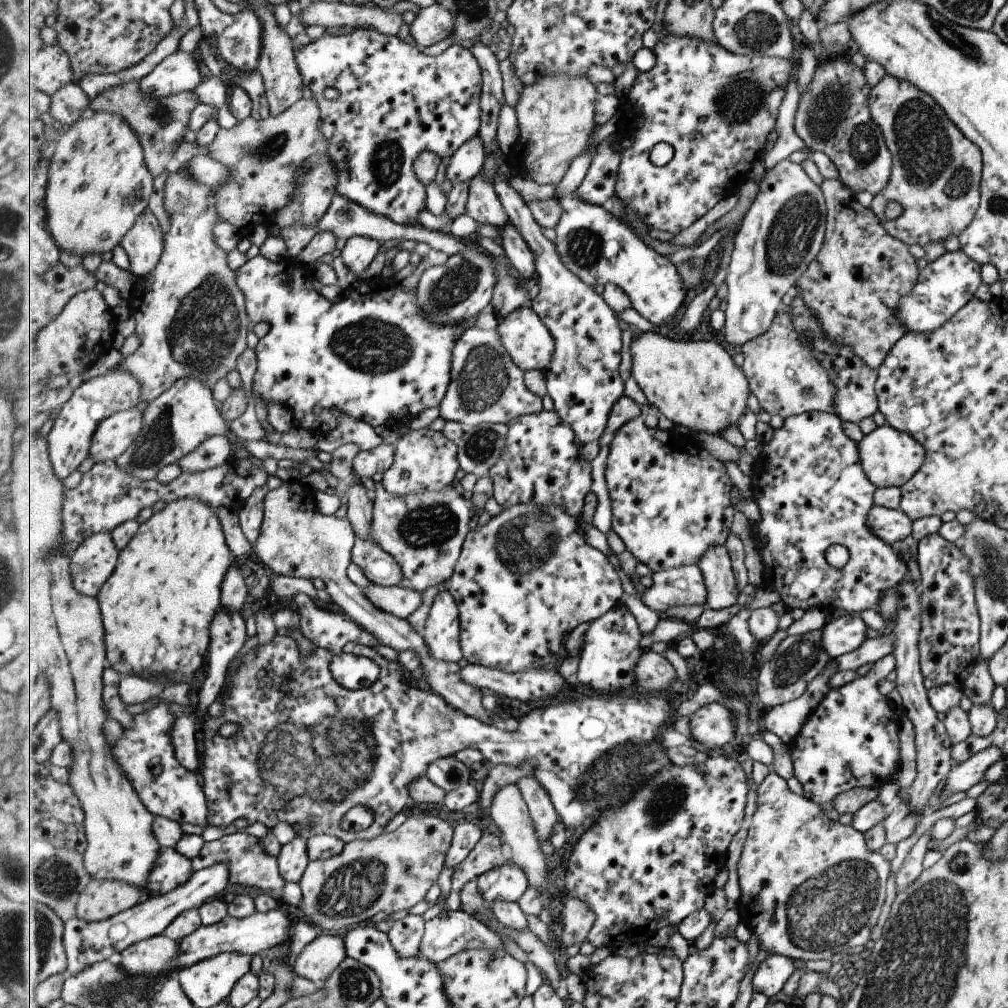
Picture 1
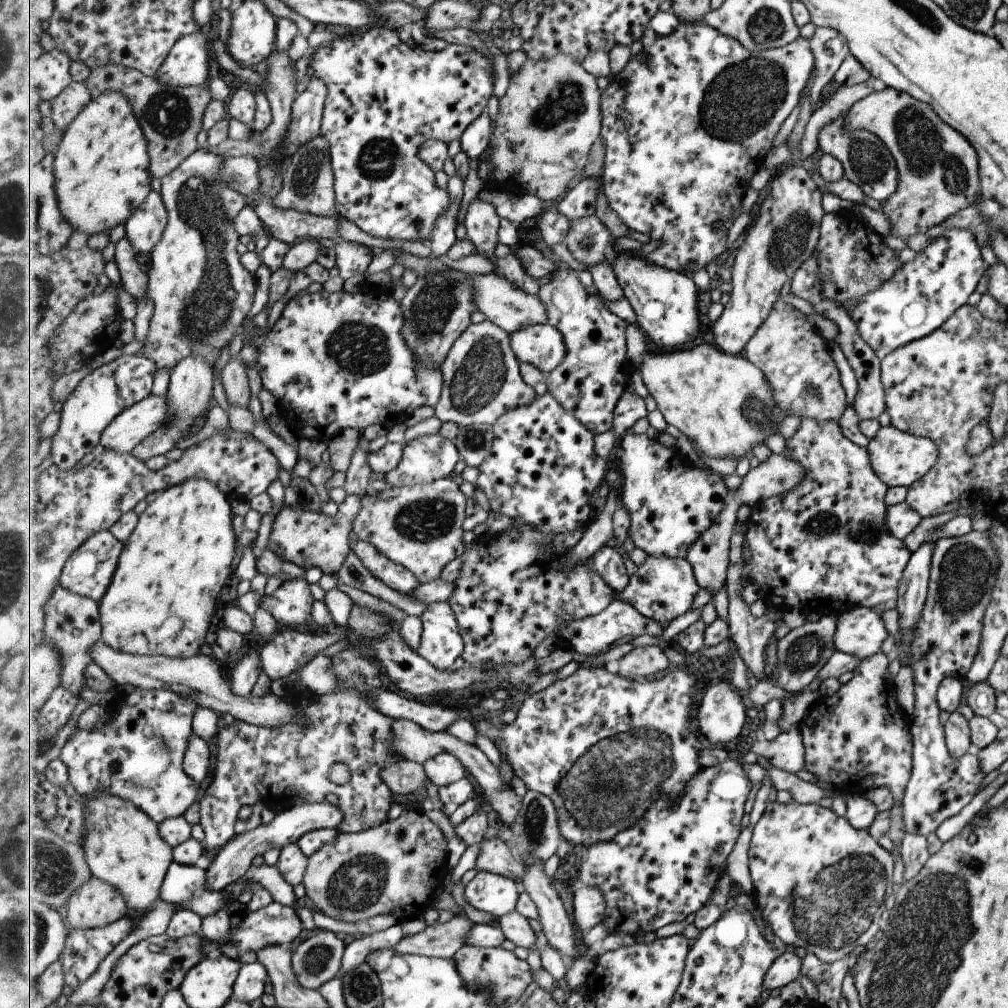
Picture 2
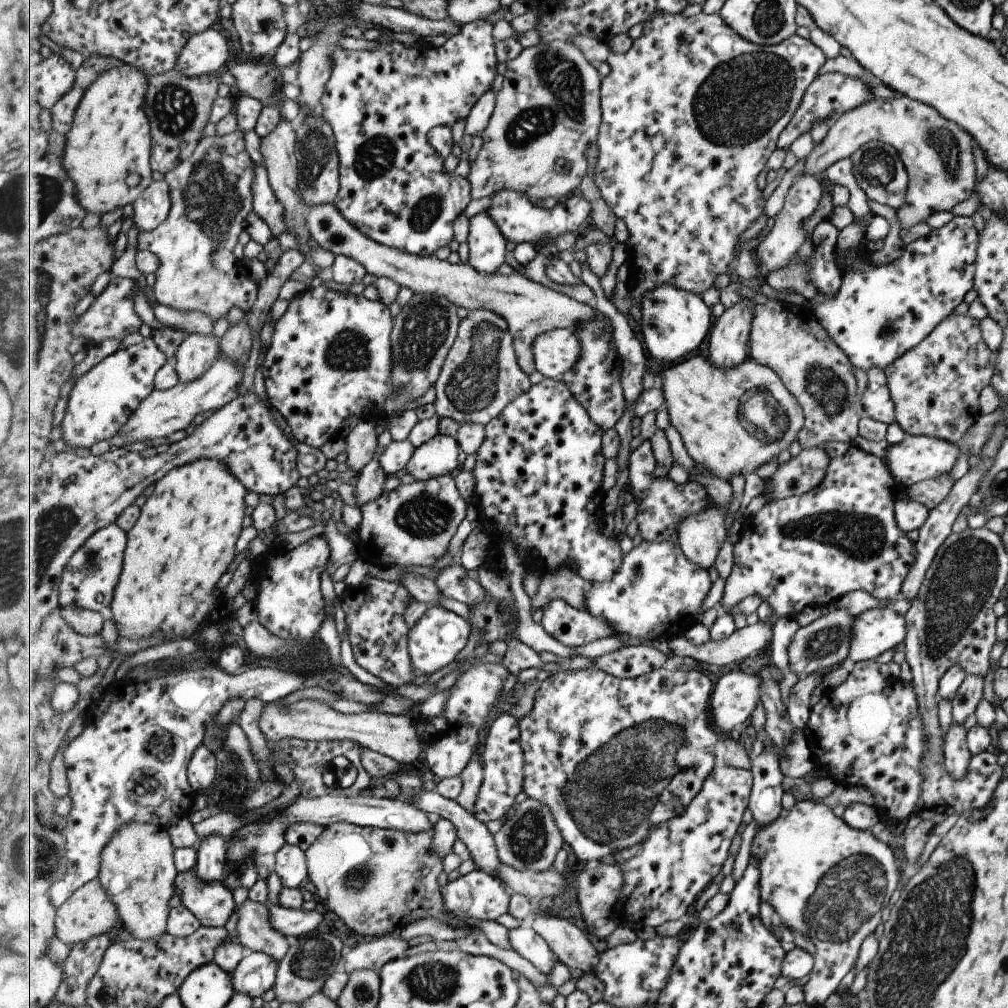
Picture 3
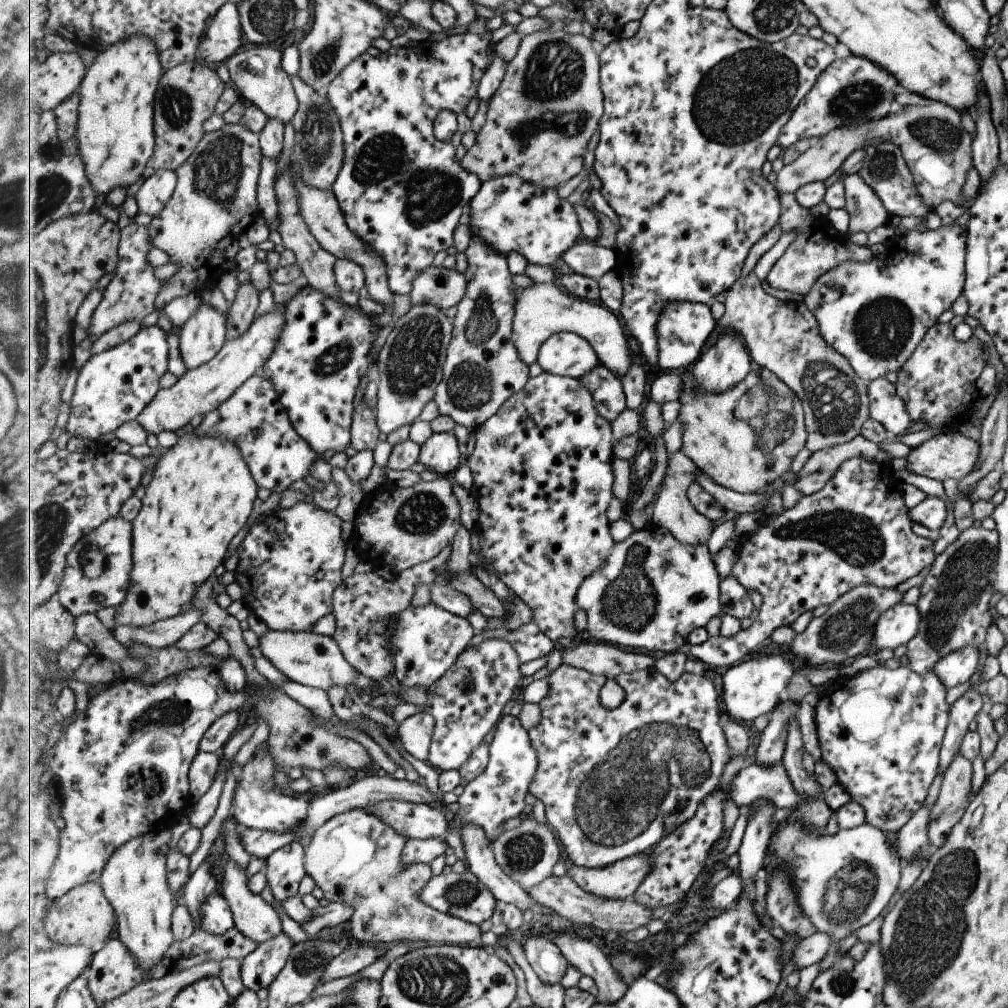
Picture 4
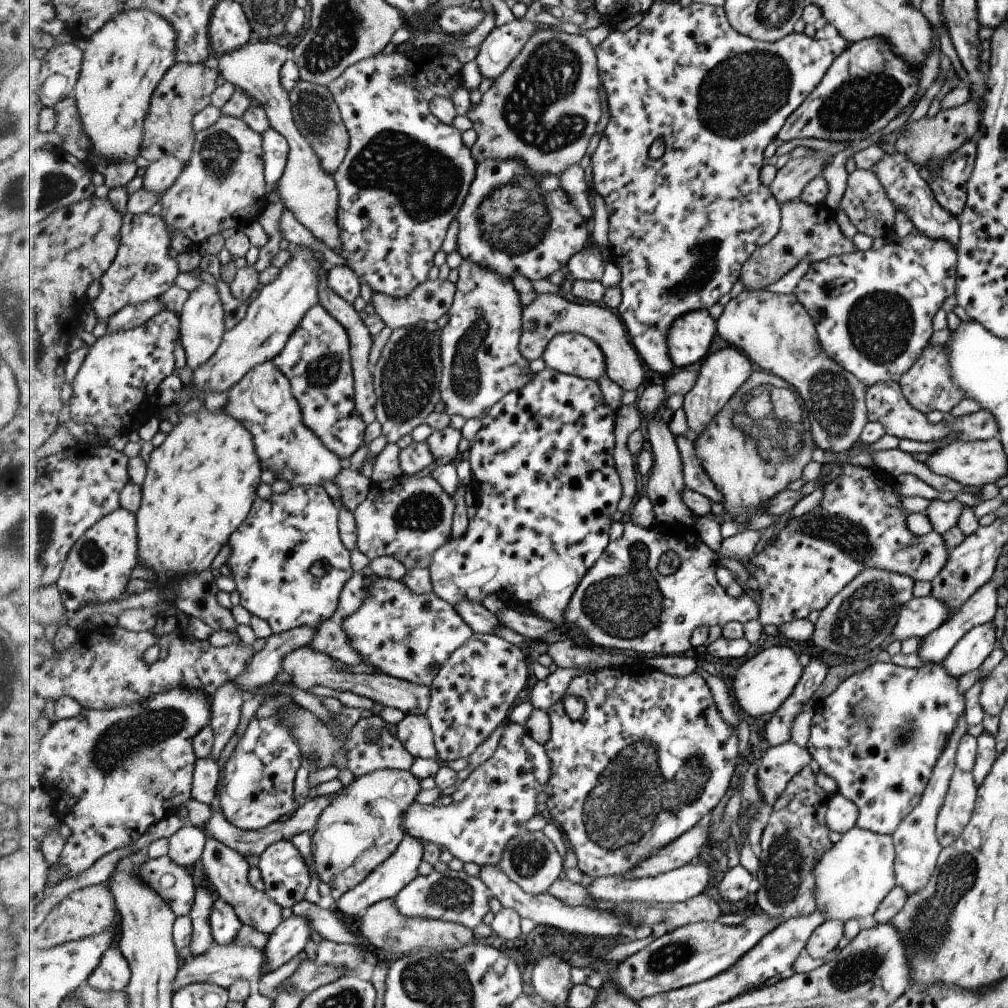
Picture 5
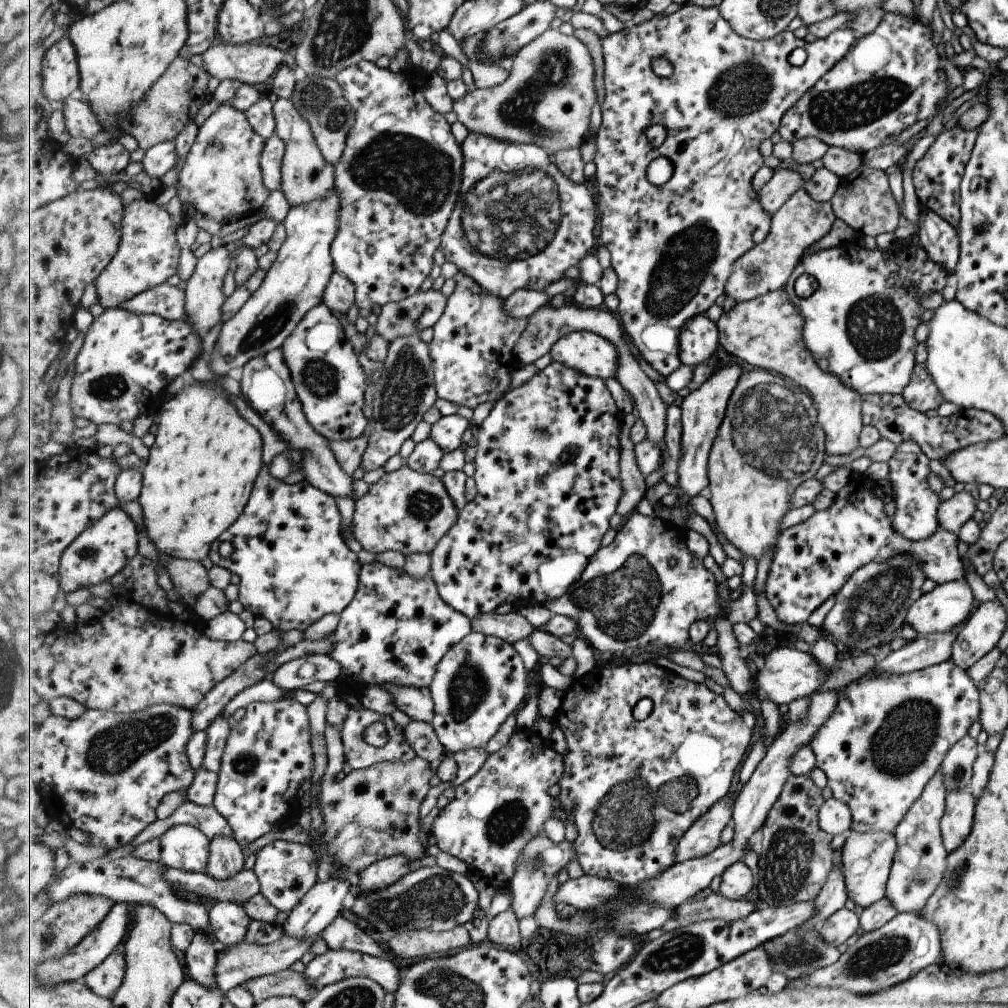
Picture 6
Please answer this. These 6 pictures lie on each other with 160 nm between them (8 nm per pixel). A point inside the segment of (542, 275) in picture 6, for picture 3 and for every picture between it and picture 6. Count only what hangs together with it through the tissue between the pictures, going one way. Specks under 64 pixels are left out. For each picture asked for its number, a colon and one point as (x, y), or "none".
3: (521, 219)
4: (510, 214)
5: (511, 222)

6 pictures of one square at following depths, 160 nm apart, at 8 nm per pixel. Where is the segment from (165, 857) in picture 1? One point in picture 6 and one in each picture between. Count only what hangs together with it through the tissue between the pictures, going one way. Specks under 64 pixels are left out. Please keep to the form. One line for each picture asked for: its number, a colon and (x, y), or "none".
2: (186, 885)
3: (211, 902)
4: (217, 916)
5: (226, 924)
6: (230, 922)

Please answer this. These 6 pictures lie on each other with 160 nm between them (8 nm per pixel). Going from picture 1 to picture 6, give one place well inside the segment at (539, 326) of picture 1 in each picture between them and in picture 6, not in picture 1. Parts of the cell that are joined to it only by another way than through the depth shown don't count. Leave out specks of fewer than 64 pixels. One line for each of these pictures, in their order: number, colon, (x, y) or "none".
2: (543, 345)
3: (556, 352)
4: (569, 354)
5: (576, 354)
6: (589, 353)

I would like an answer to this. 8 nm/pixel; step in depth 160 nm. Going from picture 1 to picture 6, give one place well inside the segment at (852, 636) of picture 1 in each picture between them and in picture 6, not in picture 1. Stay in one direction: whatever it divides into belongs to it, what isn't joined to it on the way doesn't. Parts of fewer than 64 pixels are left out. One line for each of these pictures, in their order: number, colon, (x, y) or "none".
2: (859, 632)
3: (876, 630)
4: (894, 626)
5: (919, 616)
6: (947, 606)

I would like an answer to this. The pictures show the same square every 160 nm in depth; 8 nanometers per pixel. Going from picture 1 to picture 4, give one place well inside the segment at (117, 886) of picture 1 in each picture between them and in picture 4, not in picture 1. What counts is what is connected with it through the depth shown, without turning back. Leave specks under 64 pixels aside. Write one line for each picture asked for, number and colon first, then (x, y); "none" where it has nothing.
2: (97, 904)
3: (89, 913)
4: (84, 916)

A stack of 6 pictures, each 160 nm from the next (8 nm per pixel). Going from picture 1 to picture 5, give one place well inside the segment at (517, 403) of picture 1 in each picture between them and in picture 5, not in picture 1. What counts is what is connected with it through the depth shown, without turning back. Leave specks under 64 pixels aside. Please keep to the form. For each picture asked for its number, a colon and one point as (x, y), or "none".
2: (483, 380)
3: (482, 376)
4: (483, 369)
5: (483, 361)

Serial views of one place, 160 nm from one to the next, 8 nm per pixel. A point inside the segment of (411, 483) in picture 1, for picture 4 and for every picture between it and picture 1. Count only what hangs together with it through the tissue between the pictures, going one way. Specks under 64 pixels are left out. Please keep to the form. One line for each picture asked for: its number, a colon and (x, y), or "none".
2: (427, 459)
3: (440, 456)
4: (441, 453)

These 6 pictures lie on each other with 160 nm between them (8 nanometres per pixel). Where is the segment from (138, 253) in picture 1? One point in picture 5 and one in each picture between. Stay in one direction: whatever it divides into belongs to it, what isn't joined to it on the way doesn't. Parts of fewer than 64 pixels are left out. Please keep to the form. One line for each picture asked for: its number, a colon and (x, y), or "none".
2: (145, 229)
3: (153, 208)
4: (155, 192)
5: (160, 176)

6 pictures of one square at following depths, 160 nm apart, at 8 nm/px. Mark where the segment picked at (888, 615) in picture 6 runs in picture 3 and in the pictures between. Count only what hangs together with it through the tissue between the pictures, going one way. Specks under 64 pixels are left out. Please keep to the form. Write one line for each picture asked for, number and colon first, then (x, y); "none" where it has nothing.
3: (824, 642)
4: (843, 632)
5: (860, 618)

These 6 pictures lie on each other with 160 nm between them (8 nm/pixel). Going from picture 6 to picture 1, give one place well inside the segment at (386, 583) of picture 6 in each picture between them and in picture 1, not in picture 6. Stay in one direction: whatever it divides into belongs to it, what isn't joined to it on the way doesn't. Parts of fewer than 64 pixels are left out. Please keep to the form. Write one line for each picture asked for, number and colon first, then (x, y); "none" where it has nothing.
1: (443, 627)
2: (442, 643)
3: (435, 641)
4: (429, 640)
5: (409, 636)

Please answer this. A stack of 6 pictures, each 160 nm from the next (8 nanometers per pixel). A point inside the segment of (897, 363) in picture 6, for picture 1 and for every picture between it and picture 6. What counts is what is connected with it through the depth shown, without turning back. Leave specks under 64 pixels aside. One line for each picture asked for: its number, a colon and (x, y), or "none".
1: (946, 284)
2: (923, 293)
3: (877, 315)
4: (874, 314)
5: (872, 310)

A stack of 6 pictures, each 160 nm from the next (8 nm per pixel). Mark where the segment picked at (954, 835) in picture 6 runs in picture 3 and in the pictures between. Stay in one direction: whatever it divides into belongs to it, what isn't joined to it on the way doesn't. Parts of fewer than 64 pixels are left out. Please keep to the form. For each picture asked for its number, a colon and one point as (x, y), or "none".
3: (955, 755)
4: (953, 795)
5: (954, 813)

